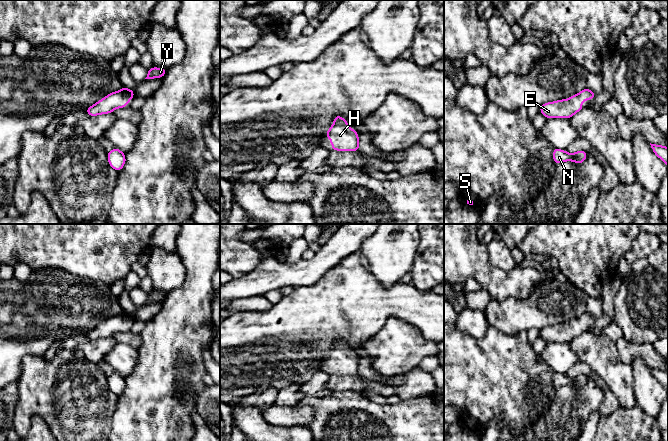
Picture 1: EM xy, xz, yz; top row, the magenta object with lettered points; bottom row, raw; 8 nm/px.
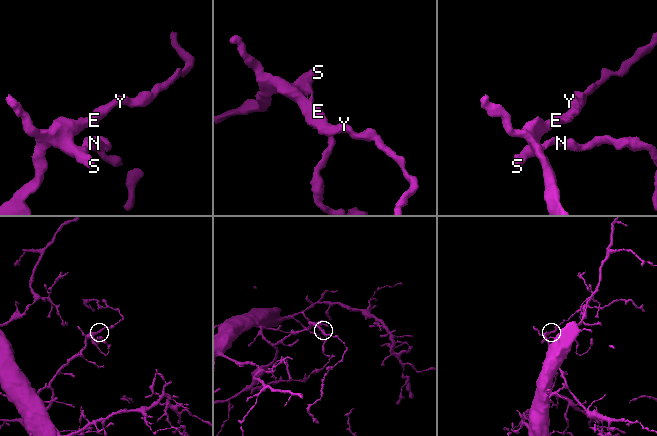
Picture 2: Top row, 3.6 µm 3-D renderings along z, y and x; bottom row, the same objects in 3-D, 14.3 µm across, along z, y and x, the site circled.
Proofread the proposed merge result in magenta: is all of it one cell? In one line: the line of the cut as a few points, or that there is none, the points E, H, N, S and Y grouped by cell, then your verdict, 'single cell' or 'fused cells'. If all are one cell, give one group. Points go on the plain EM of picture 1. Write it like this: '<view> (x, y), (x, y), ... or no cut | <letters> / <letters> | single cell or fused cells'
no cut | E H N S Y | single cell

